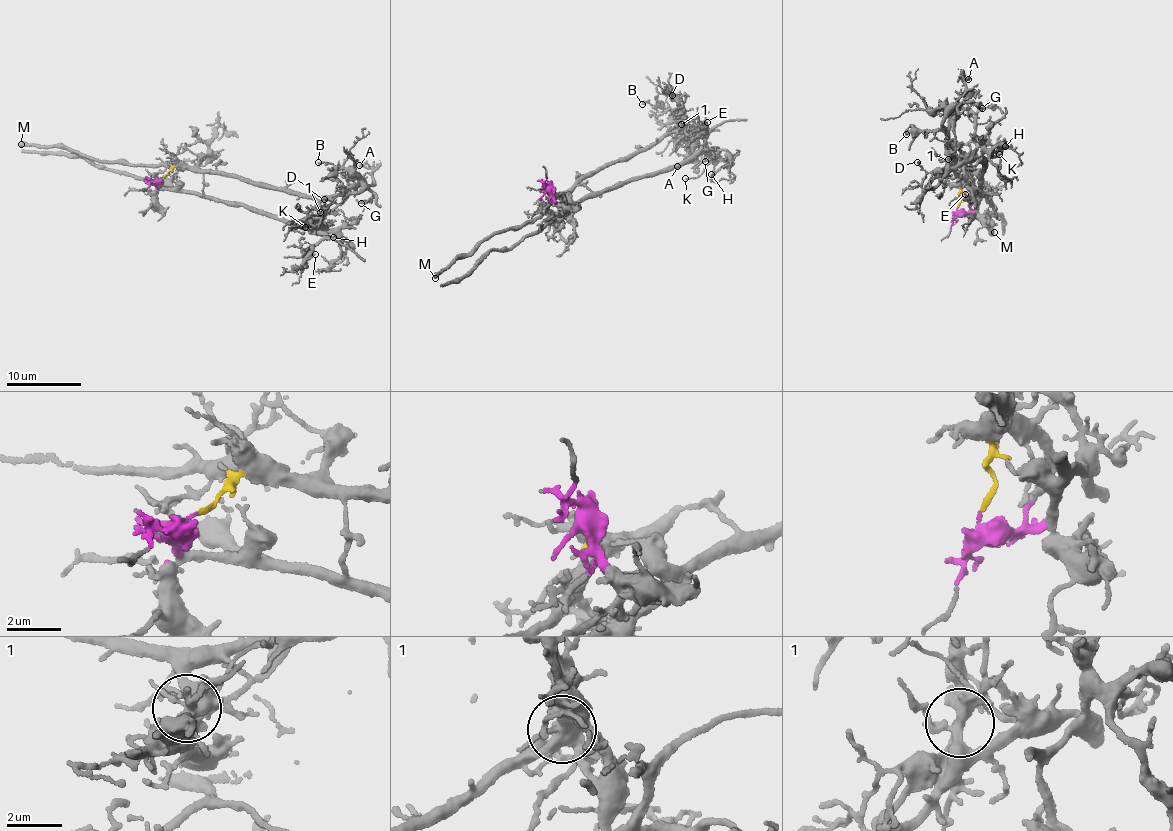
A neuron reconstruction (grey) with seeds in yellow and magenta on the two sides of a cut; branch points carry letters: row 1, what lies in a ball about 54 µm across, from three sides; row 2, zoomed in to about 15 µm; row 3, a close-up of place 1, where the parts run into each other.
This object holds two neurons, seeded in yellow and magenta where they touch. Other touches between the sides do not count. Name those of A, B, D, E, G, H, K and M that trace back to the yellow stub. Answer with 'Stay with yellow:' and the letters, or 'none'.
Stay with yellow: A, B, D, G, M

